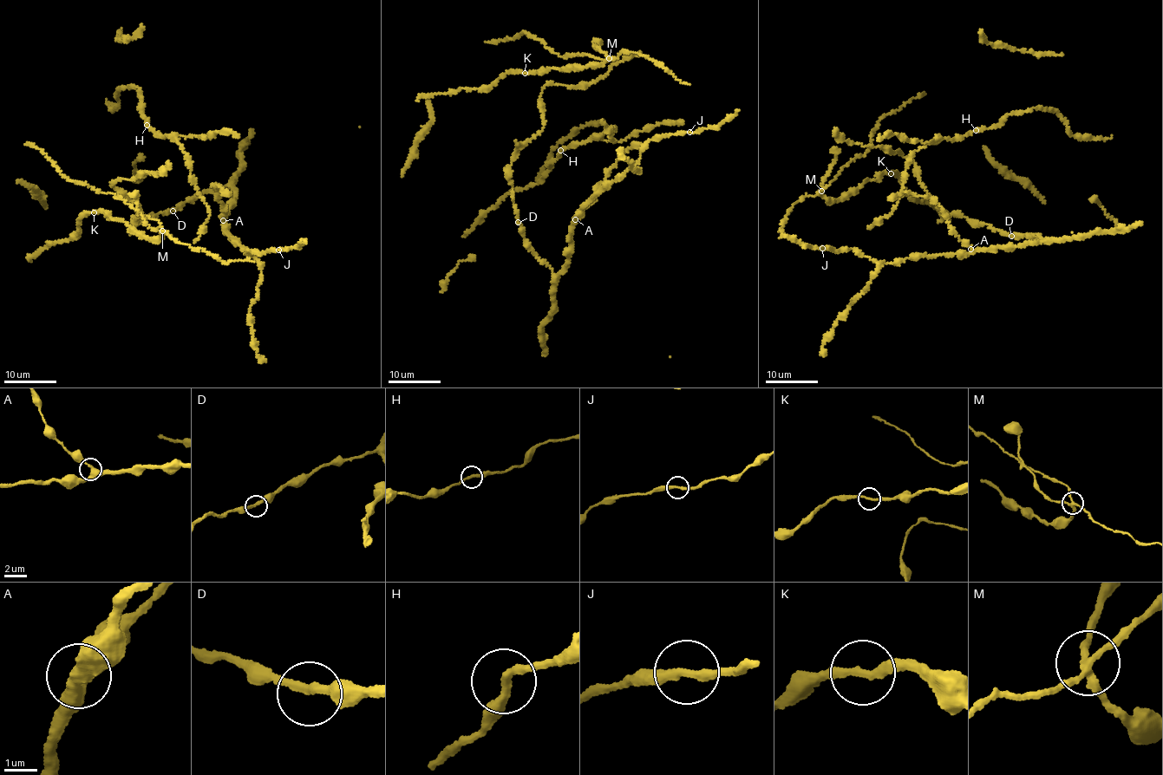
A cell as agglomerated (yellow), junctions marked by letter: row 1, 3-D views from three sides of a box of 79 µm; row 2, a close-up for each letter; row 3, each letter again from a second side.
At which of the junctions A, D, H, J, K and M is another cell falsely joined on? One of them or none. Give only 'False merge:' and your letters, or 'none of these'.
False merge: M

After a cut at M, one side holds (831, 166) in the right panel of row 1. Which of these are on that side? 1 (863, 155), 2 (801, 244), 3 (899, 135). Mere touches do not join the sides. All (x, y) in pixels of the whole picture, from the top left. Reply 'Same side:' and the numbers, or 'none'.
Same side: 2, 3

